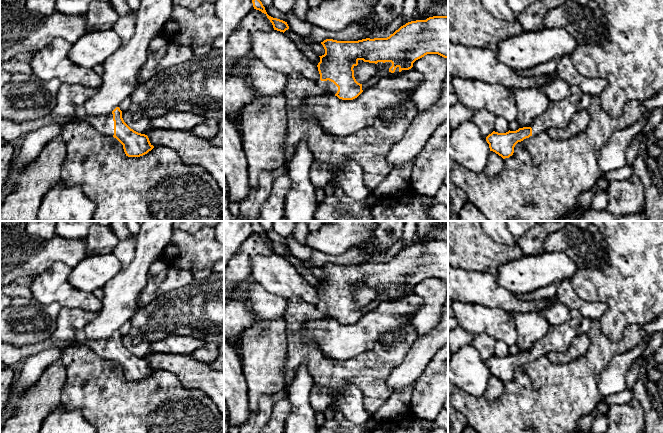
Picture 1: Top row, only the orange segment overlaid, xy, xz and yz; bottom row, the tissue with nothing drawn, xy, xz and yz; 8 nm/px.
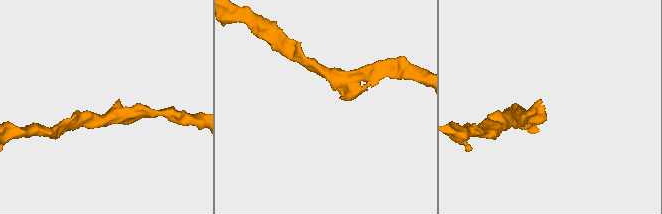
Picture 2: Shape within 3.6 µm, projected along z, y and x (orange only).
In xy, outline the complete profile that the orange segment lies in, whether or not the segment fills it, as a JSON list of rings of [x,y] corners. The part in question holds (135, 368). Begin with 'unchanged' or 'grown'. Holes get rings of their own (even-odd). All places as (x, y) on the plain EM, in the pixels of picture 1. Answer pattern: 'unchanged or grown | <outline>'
grown | [[[119,331],[108,339],[89,341],[88,346],[97,356],[116,362],[128,381],[143,380],[154,372],[147,359],[134,355],[124,346]]]

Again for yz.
grown | [[[577,309],[570,311],[569,319],[561,325],[550,326],[544,338],[535,342],[530,351],[519,352],[516,355],[498,357],[493,355],[486,361],[490,375],[495,376],[503,383],[509,382],[514,377],[518,366],[530,360],[535,360],[549,352],[565,352],[576,336],[583,320],[581,312]]]

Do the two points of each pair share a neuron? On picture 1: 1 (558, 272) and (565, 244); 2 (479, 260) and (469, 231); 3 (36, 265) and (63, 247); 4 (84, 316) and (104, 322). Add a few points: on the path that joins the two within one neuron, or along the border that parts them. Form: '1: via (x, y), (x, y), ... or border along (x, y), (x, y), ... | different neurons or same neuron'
1: border along (544, 251), (563, 252), (579, 269) | different neurons
2: via (478, 253), (469, 244), (469, 238) | same neuron
3: via (43, 258), (51, 250), (56, 249) | same neuron
4: border along (97, 312), (97, 315), (82, 329) | different neurons

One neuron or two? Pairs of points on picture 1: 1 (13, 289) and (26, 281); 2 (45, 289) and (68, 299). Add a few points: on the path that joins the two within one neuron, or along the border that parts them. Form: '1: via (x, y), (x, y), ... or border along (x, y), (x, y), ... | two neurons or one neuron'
1: via (16, 288), (23, 284) | one neuron
2: via (51, 289), (58, 289), (62, 293) | one neuron

